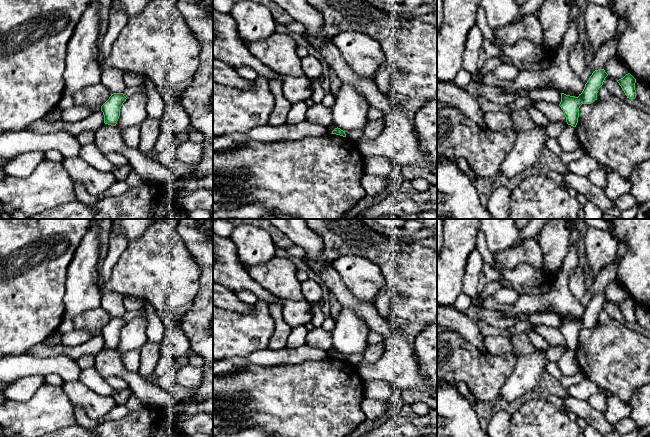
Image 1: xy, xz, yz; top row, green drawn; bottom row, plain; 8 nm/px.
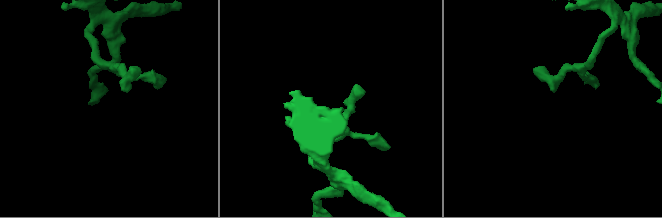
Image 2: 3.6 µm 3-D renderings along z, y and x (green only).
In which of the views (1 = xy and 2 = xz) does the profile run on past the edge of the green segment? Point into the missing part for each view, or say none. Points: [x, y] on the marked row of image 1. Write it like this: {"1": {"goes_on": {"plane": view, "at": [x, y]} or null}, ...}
{"1": {"goes_on": null}, "2": {"goes_on": null}}

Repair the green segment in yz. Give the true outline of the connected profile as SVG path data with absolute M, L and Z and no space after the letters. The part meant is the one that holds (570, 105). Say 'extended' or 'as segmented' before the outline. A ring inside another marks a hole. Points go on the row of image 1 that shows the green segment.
as segmented | M604 69L595 70L585 84L585 87L578 97L561 93L561 102L559 106L564 112L568 125L576 127L579 118L579 108L582 104L591 104L597 100L599 88L608 74Z

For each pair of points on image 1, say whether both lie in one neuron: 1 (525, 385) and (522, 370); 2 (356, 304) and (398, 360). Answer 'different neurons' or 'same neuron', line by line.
1: same neuron
2: same neuron

